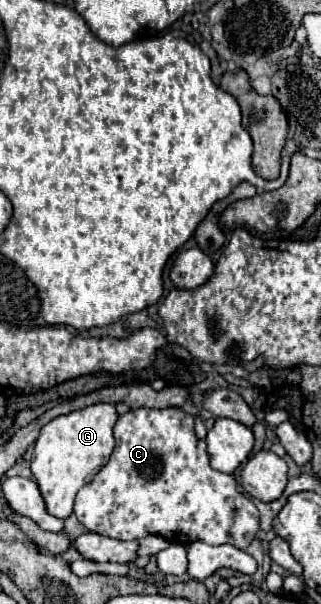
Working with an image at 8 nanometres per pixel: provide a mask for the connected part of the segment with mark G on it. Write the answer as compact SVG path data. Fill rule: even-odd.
M99 402L63 416L53 418L39 432L35 450L31 456L31 472L45 498L47 512L57 518L69 518L73 514L73 502L77 492L93 480L93 476L105 466L115 448L113 426L119 414L115 404Z

